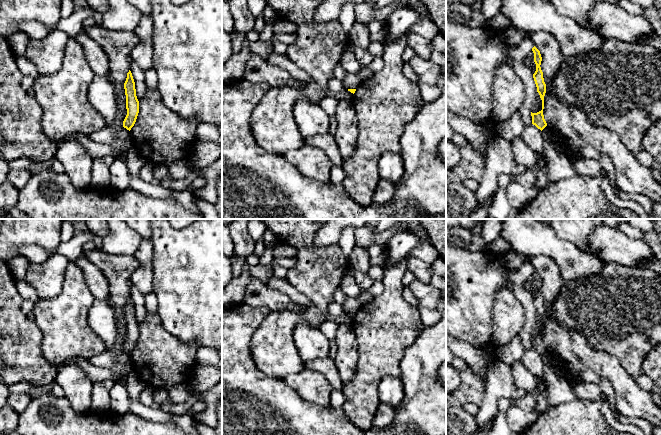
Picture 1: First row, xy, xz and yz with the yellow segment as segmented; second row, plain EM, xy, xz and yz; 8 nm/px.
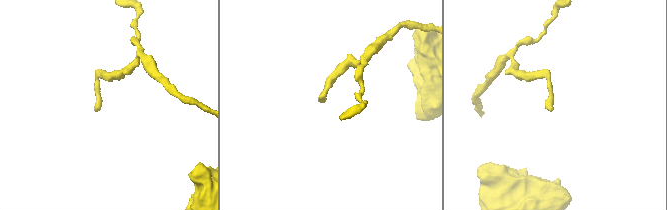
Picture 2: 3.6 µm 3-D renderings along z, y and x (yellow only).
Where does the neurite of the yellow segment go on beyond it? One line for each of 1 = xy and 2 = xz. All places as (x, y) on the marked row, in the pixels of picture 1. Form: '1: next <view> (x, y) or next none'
1: next none
2: next none

